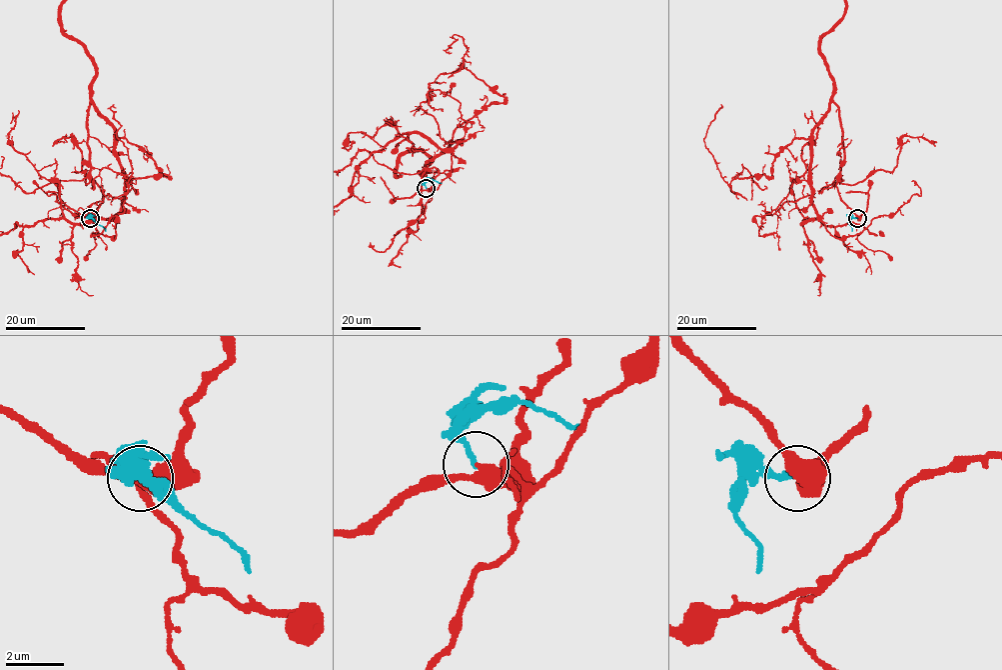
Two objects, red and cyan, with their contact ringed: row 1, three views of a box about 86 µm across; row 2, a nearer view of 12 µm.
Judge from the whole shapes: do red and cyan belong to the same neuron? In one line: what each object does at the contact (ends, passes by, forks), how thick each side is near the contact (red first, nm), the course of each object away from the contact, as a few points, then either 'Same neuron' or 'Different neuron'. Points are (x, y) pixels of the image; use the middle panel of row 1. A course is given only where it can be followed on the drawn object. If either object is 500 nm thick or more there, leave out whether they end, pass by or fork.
At the ring red passes by. At the ring cyan ends. Thickness 380 nm (red) against 180 nm. Course of cyan: (427, 188), (425, 182), (428, 180), (442, 182). Different neuron

